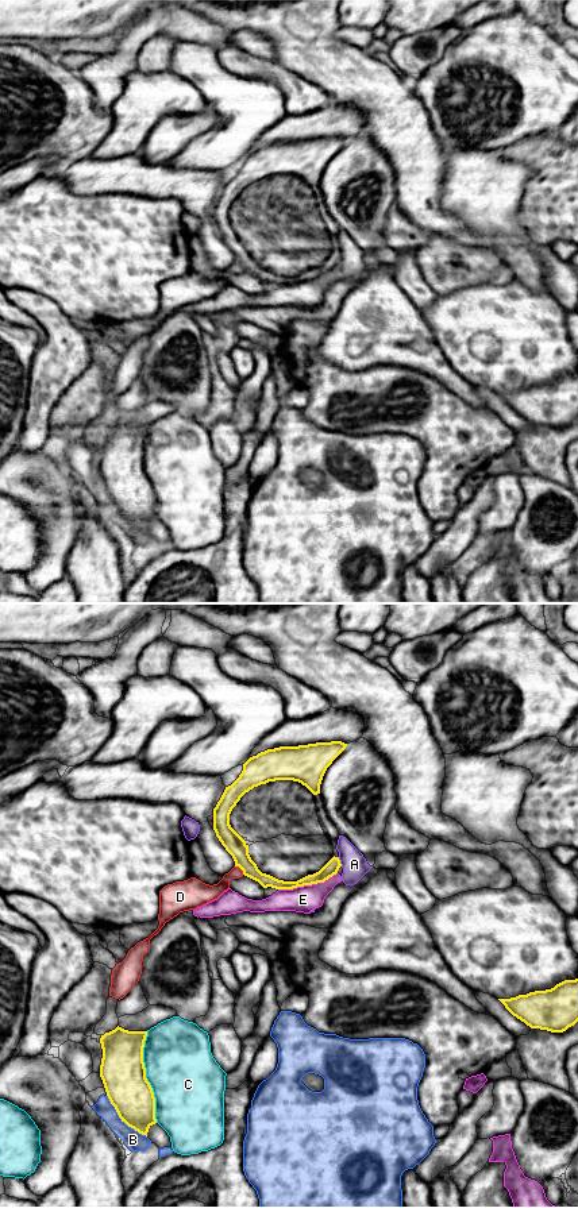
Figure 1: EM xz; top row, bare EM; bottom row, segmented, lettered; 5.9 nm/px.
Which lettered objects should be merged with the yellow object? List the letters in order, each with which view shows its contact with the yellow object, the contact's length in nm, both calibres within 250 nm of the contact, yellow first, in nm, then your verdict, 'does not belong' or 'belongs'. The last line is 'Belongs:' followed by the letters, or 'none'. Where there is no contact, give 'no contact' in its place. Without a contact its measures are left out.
A: xz | 60 nm | 90/150 nm | does not belong
B: xz | 340 nm | 260/110 nm | does not belong
C: xz | 550 nm | 260/420 nm | does not belong
D: xz | 80 nm | 120/100 nm | does not belong
E: xz | 360 nm | 90/160 nm | does not belong
Belongs: none

